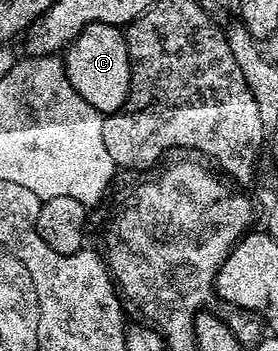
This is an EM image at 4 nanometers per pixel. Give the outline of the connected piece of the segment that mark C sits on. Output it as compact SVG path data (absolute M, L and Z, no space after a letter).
M93 23L81 31L71 45L63 50L62 58L65 74L74 90L102 113L117 113L128 98L130 83L130 63L128 62L128 42L125 34L117 26Z

